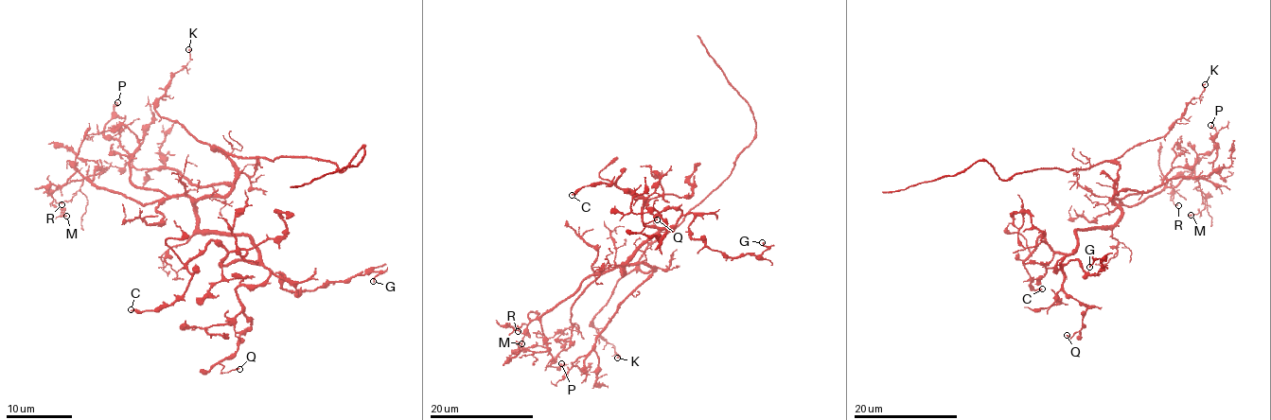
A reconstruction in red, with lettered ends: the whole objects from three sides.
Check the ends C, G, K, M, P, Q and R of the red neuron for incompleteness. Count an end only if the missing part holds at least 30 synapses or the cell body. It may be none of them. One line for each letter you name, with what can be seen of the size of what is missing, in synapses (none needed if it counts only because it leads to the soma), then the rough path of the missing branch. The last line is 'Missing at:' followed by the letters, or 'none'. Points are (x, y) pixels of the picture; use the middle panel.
Missing at: none

